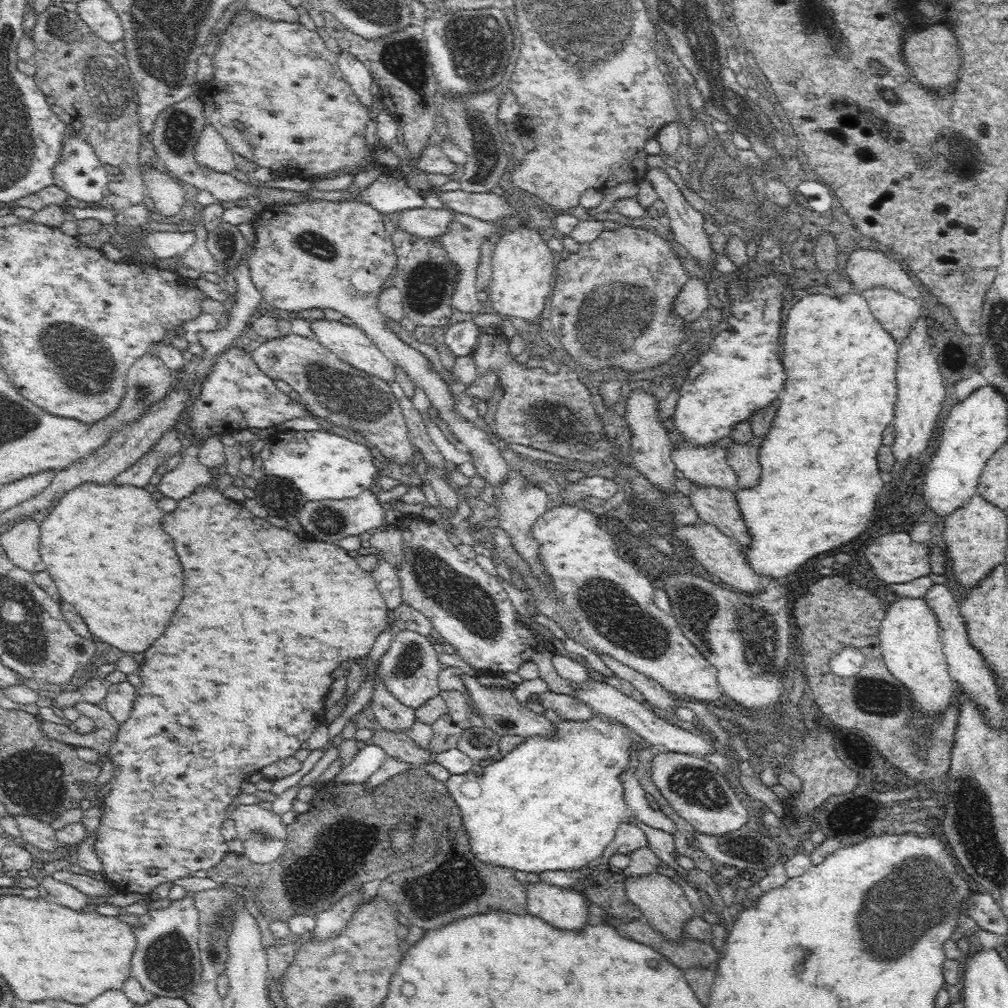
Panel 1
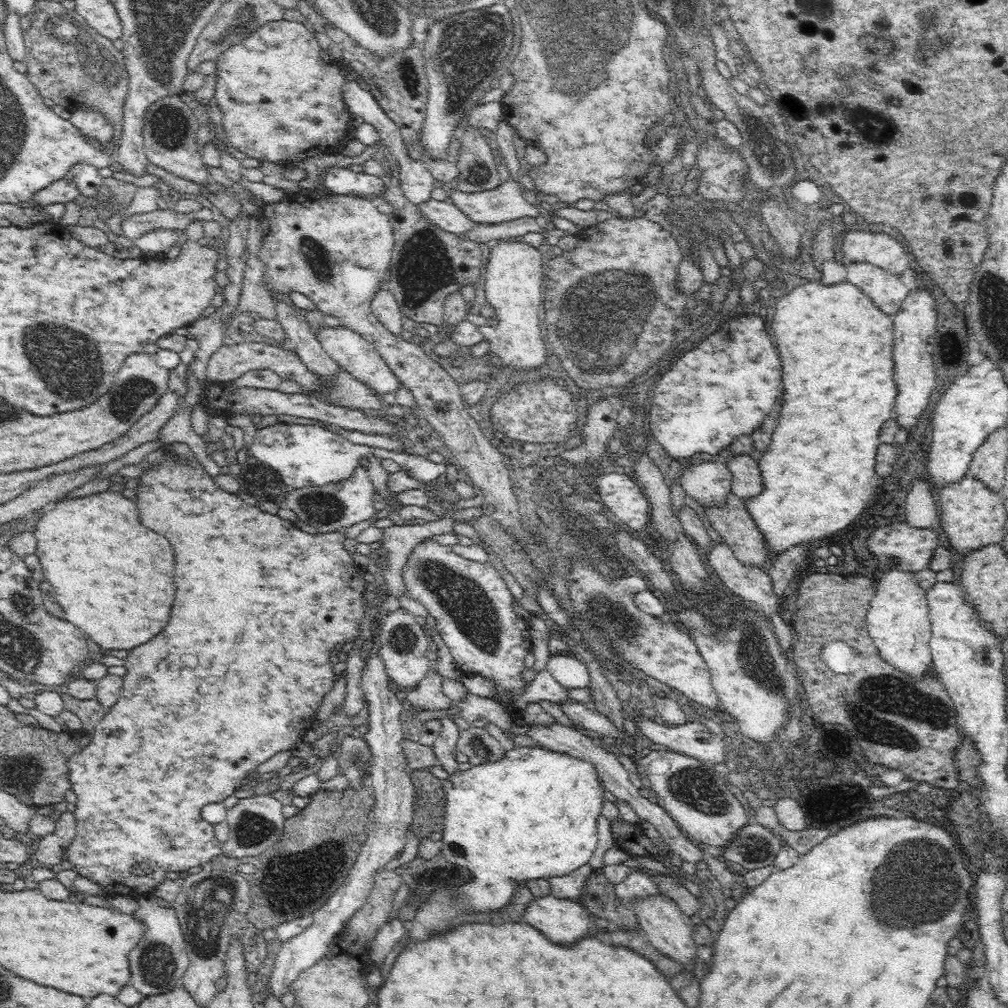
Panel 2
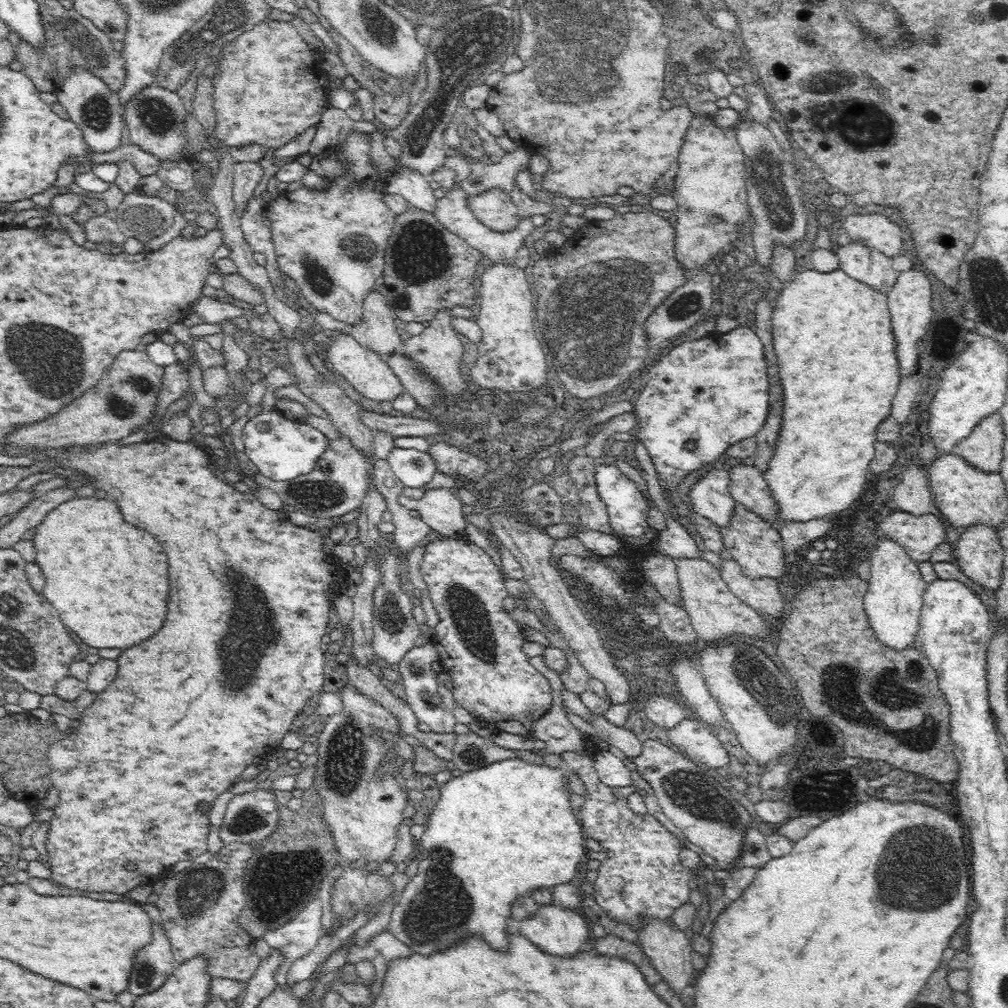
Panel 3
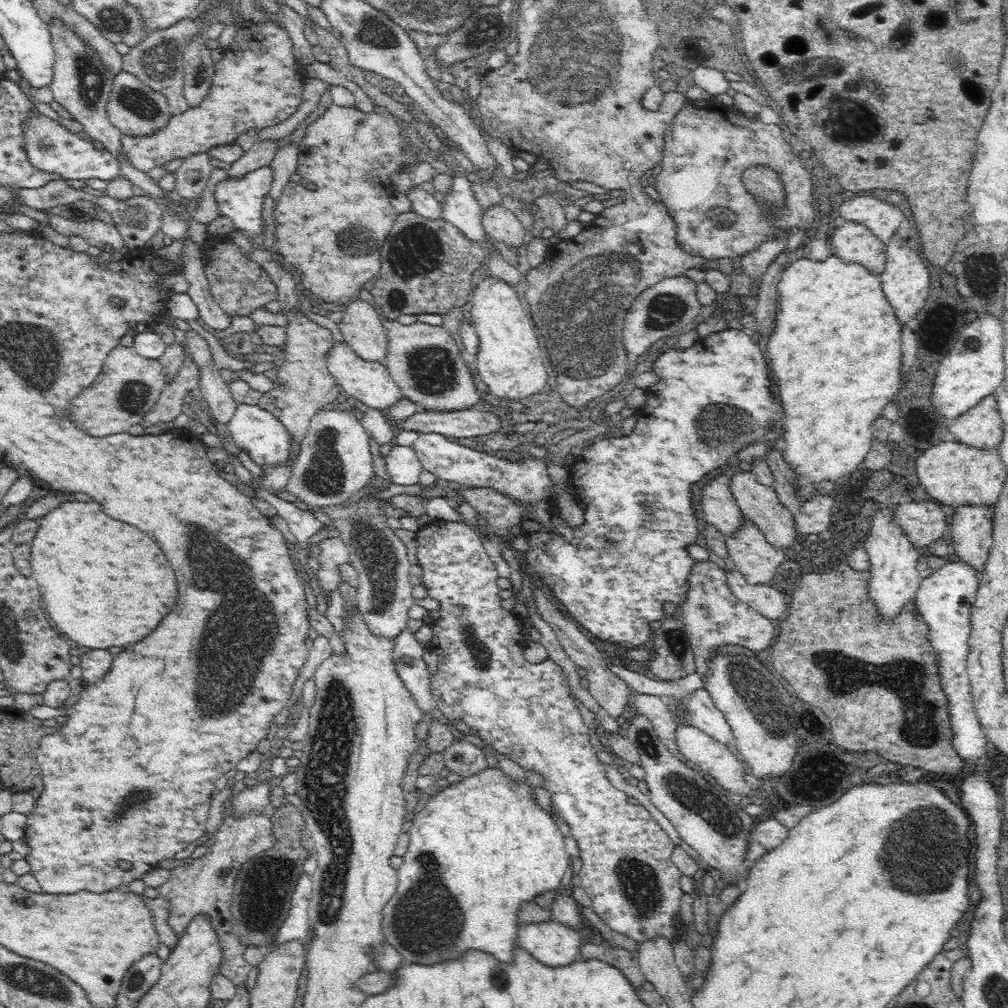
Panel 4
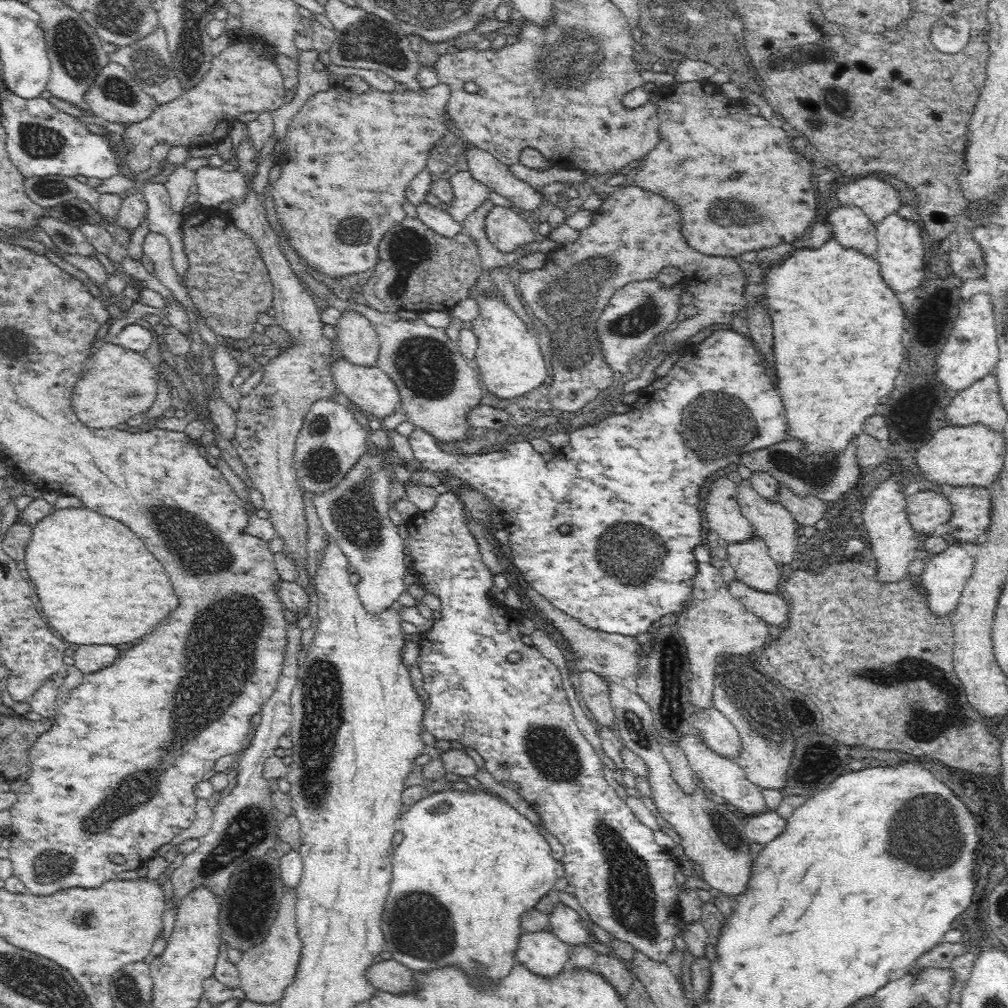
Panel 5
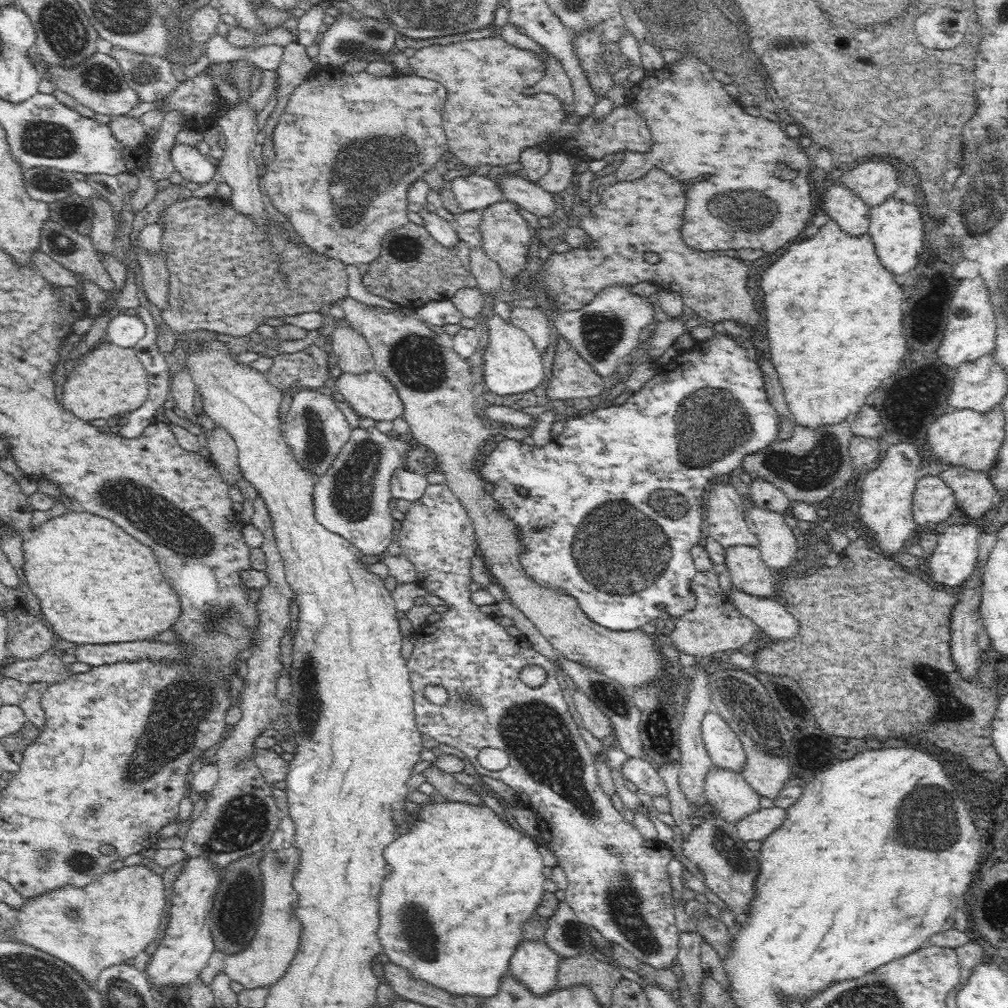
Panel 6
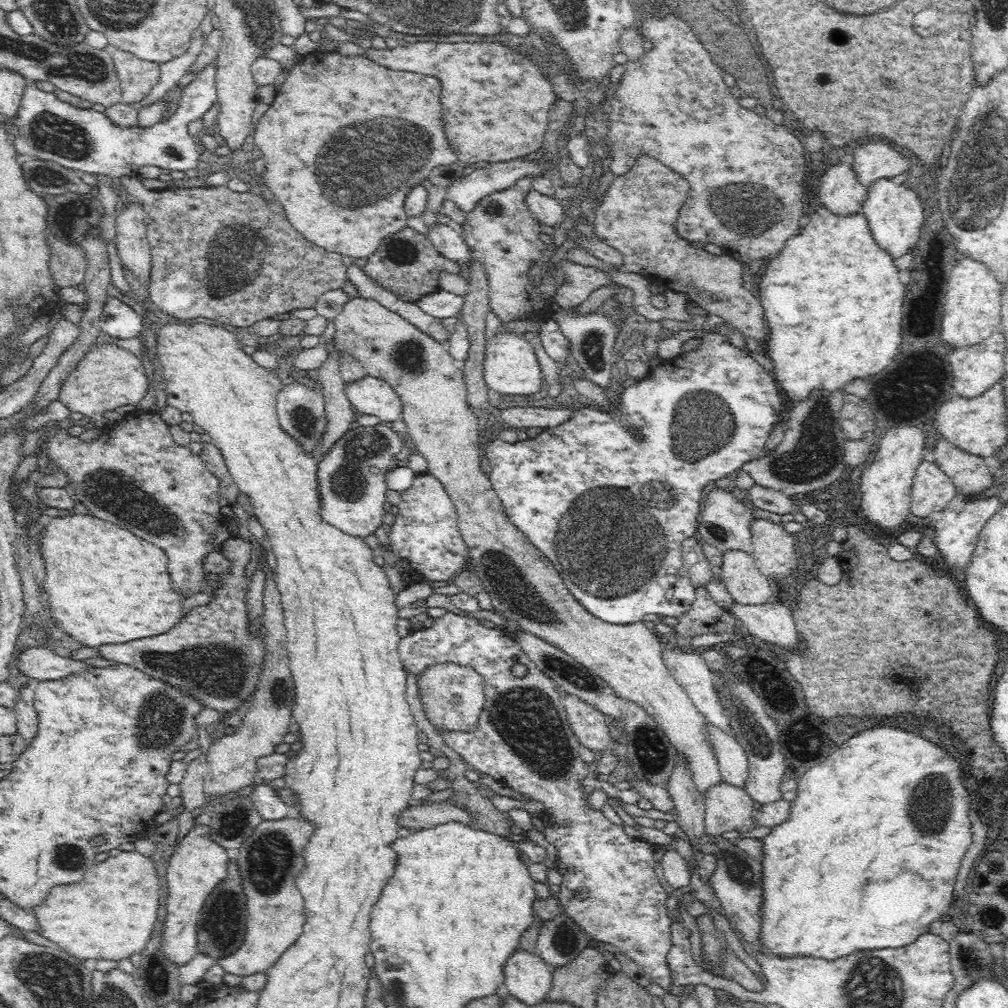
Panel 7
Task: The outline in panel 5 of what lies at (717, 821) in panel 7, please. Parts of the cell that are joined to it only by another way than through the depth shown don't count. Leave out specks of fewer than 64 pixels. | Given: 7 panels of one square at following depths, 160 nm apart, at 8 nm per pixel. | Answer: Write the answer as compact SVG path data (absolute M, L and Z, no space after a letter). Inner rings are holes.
M690 734L680 740L679 747L687 756L689 766L706 785L704 789L728 800L728 804L734 806L734 813L747 816L752 812L766 810L767 806L760 792L761 788L747 778L746 772L739 767L736 760L715 755L705 743L698 741L698 737Z

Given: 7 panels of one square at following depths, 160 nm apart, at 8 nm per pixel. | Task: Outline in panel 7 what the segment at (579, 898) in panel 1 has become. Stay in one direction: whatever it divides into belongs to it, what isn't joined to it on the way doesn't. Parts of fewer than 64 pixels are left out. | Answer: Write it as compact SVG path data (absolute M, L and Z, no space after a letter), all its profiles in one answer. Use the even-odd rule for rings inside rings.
M519 948L503 969L503 983L509 996L528 1006L546 1000L552 986L552 968L538 955Z

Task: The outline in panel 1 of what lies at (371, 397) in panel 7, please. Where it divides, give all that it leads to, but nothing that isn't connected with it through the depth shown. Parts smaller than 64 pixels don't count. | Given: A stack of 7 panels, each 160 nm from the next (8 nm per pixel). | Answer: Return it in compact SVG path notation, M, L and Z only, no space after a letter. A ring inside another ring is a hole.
M326 318L310 320L310 326L317 341L339 359L364 370L364 372L376 375L376 378L381 378L384 381L386 380L386 382L395 380L393 362L377 347L373 340L370 340L370 337L361 328Z

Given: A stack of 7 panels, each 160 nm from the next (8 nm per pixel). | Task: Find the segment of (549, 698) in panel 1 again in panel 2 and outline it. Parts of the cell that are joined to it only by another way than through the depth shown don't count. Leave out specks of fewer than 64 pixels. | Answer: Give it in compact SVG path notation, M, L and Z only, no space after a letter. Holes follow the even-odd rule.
M572 699L562 700L559 706L572 723L582 726L584 729L616 739L621 737L620 730L594 707Z

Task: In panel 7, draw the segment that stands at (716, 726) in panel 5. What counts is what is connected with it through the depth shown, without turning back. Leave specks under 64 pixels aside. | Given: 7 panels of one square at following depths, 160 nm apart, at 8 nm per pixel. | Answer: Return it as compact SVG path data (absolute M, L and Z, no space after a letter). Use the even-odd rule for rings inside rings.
M709 723L706 727L708 727L711 744L719 764L722 783L744 788L749 773L749 762L745 749L733 735L728 735Z

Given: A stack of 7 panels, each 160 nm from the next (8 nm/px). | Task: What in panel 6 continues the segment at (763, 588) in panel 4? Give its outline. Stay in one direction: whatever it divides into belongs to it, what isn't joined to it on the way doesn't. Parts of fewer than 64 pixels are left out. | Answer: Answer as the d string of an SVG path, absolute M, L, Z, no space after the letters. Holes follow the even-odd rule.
M733 587L728 596L736 610L756 624L759 636L766 634L770 638L776 638L776 640L782 638L784 641L793 639L799 633L801 628L799 621L774 598L758 599L739 592Z

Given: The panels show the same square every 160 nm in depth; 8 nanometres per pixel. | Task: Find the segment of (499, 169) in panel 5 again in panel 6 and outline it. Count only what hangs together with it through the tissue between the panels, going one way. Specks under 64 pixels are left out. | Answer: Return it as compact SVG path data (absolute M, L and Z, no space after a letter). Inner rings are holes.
M506 173L498 176L497 180L505 199L518 203L522 210L532 212L538 218L546 218L556 212L552 194L536 183L522 179L519 173Z

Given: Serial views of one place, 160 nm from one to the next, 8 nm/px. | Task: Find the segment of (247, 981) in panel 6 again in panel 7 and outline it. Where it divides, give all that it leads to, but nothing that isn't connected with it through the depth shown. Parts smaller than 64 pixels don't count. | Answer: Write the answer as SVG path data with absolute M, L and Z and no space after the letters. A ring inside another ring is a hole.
M295 808L292 814L279 819L261 819L231 852L242 879L247 919L242 944L230 956L217 960L226 973L244 976L266 971L302 934L306 918L304 899L294 881L304 870L303 852L314 828L316 825Z

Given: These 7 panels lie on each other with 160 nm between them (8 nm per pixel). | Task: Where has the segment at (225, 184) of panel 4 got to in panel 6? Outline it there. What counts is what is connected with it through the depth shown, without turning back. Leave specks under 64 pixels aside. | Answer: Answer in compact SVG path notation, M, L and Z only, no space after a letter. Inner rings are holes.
M174 142L168 150L168 158L175 171L180 172L180 176L194 184L200 186L207 184L214 176L216 167L206 160L204 154L198 152L196 146Z

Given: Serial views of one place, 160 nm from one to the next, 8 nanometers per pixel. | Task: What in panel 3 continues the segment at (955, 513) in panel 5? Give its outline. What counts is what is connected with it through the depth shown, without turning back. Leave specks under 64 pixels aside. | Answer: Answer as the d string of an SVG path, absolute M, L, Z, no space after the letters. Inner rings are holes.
M971 525L966 532L960 536L960 540L956 542L956 550L954 556L958 560L959 570L968 578L972 579L976 584L986 588L986 592L998 589L1002 580L1002 545L998 540L996 530L989 525Z

